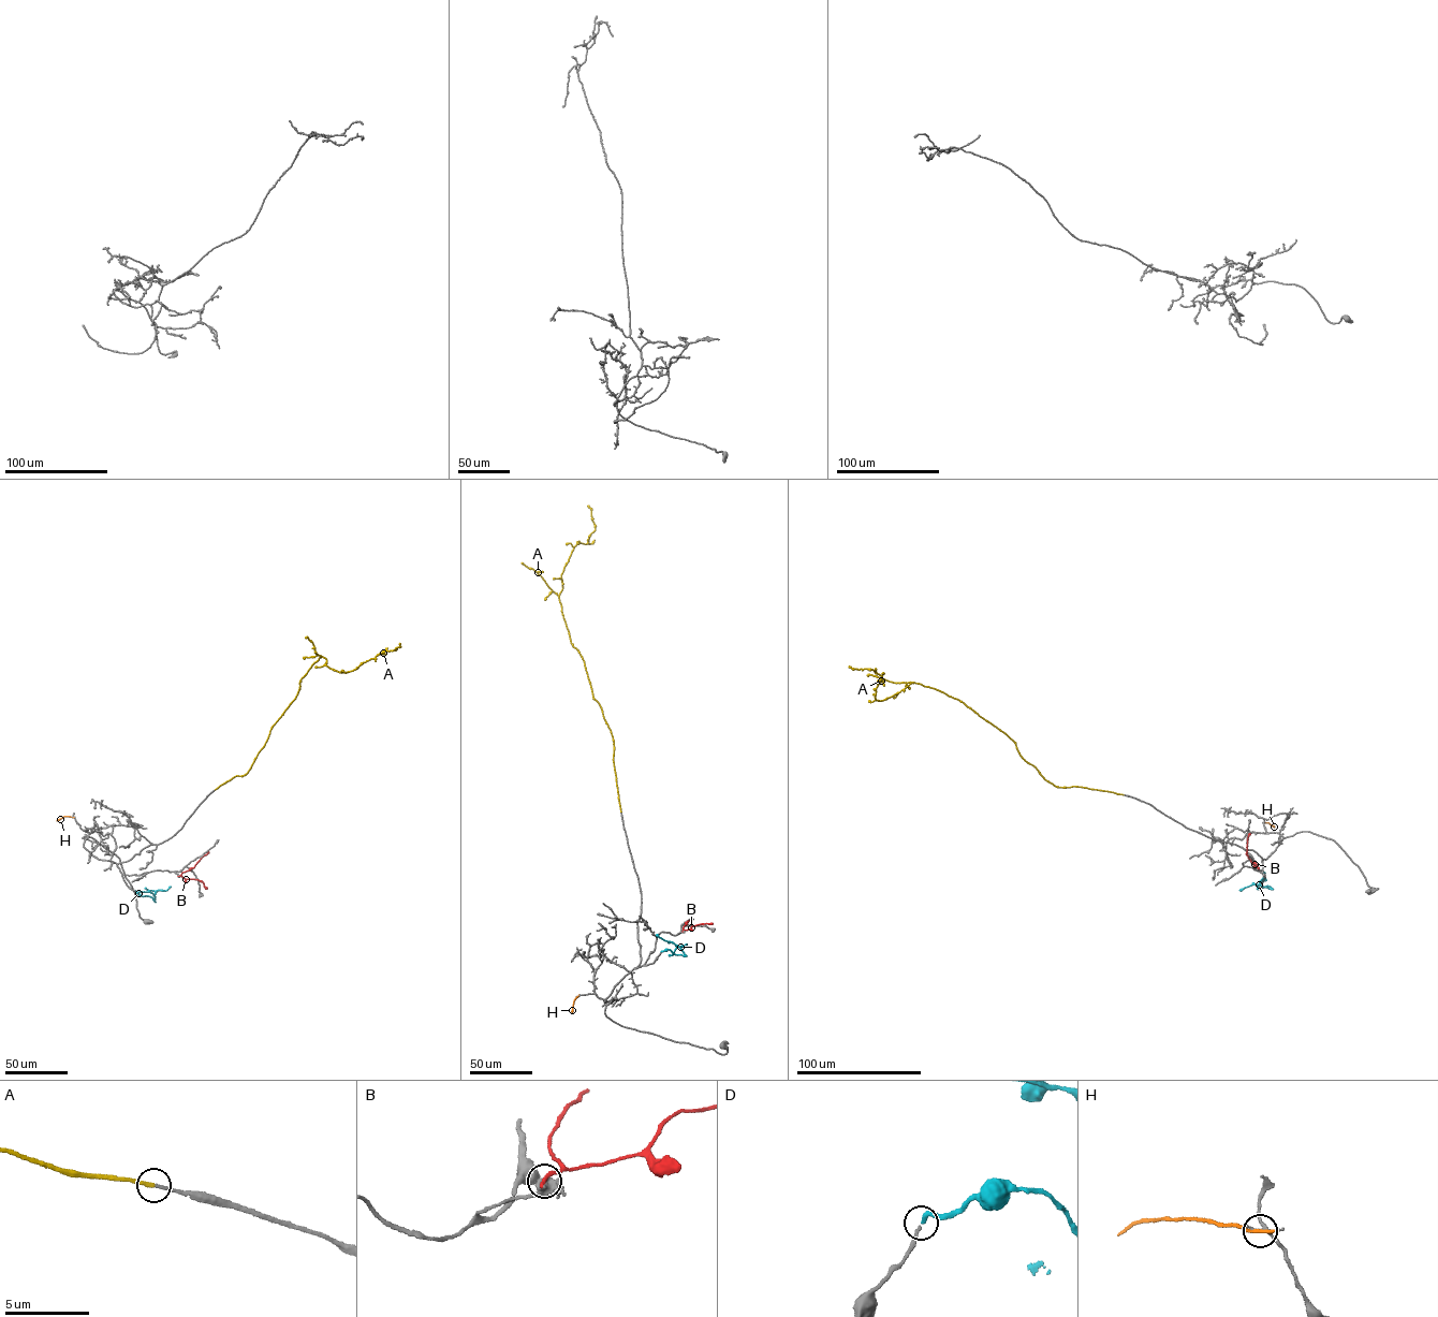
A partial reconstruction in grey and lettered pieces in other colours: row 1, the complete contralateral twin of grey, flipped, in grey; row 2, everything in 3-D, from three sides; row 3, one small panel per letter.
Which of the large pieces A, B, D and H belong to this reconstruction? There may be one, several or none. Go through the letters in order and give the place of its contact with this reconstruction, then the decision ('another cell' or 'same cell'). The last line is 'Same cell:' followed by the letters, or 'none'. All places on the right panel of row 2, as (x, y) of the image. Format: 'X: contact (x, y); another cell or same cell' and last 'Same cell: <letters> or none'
A: contact (1124, 794); same cell
B: contact (1251, 863); another cell
D: contact (1258, 884); same cell
H: contact (1263, 822); another cell
Same cell: A, D

